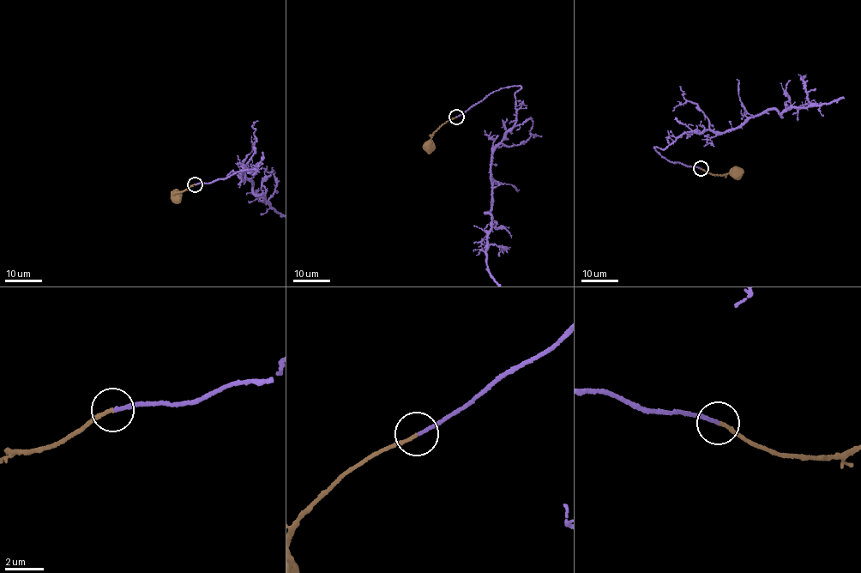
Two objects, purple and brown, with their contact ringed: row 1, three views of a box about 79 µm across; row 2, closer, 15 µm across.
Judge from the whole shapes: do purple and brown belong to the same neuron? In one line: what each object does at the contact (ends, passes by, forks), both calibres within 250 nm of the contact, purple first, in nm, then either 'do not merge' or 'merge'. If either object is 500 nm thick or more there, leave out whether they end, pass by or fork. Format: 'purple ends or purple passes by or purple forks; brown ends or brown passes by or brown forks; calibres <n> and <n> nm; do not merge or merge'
purple ends; brown ends; calibres 180 and 160 nm; merge

